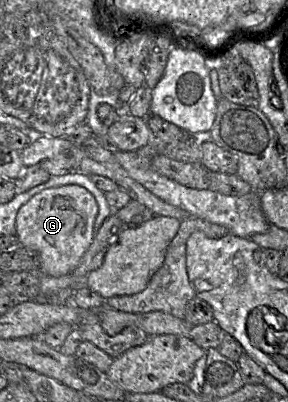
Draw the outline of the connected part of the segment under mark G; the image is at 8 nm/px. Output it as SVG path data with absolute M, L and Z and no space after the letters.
M79 185L44 189L30 198L17 212L16 237L20 245L36 254L42 275L60 277L71 273L94 238L98 204L94 196Z

